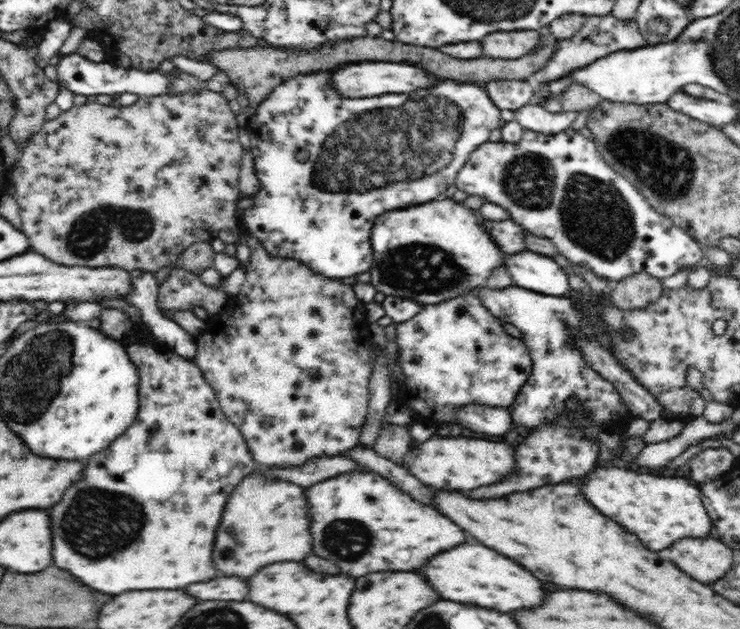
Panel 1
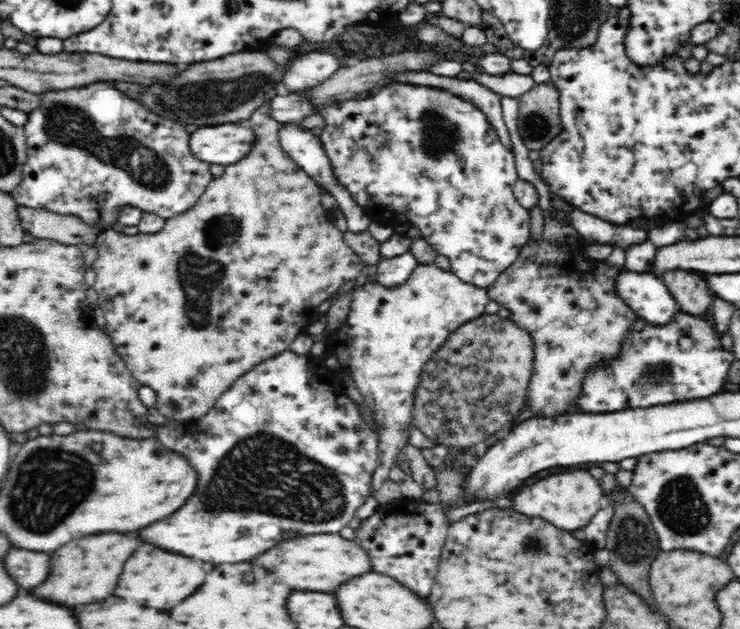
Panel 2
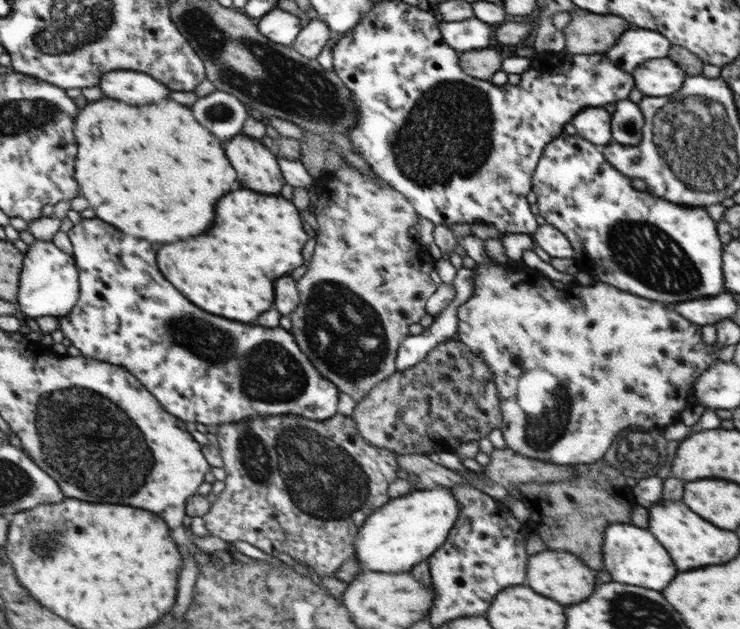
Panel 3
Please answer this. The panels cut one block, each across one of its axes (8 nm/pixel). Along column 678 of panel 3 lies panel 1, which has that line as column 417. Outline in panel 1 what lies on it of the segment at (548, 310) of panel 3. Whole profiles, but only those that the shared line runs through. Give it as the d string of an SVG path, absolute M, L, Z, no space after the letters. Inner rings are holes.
M475 295L451 298L447 301L438 302L438 304L421 305L421 311L418 312L416 316L413 316L406 322L397 323L397 325L398 328L393 328L394 336L396 337L396 342L394 344L400 346L398 364L400 364L402 372L404 372L404 376L406 376L406 382L404 382L406 388L402 388L399 404L403 404L403 406L407 406L410 410L413 410L419 421L426 424L429 422L451 422L454 414L458 412L460 408L467 405L503 407L511 410L512 403L516 400L517 394L528 380L530 371L532 370L531 355L524 341L512 337L512 335L504 329L504 323L499 318L496 318Z

